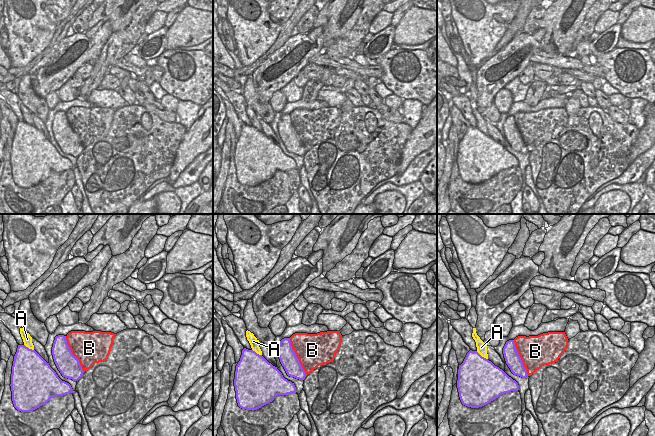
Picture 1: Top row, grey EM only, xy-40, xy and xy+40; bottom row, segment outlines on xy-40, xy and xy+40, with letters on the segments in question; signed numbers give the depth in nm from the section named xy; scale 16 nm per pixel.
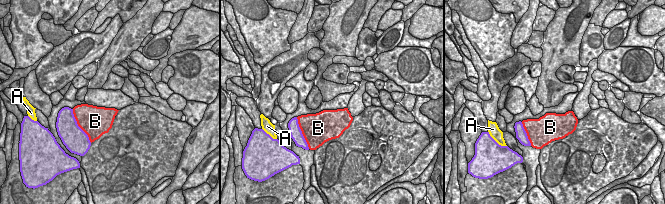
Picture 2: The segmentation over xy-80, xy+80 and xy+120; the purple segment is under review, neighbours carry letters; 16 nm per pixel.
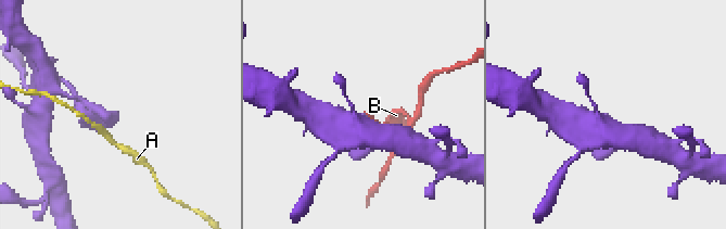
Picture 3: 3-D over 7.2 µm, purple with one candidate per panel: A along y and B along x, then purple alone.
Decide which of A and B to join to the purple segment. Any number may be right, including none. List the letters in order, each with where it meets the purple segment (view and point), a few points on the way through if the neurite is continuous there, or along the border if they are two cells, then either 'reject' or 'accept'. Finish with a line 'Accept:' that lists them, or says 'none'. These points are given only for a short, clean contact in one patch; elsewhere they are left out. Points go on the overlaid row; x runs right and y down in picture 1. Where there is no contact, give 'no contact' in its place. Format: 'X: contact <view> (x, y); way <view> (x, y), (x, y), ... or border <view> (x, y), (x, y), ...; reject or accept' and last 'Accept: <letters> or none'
A: contact xy+40 (481, 356); reject
B: contact xy (296, 357); reject
Accept: none

